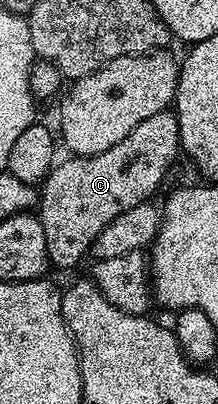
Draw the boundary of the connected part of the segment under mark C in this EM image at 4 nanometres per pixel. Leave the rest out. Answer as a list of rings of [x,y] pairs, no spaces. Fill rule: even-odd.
[[[160,110],[155,116],[147,116],[143,124],[131,128],[119,144],[107,148],[107,152],[99,152],[95,156],[79,158],[66,157],[66,162],[58,161],[50,170],[45,181],[39,186],[39,217],[43,224],[43,236],[47,236],[47,256],[50,267],[58,266],[61,270],[69,270],[81,262],[81,257],[88,255],[93,241],[115,217],[135,208],[141,202],[148,202],[153,193],[161,186],[161,181],[169,174],[177,154],[181,150],[181,137],[176,113]]]

